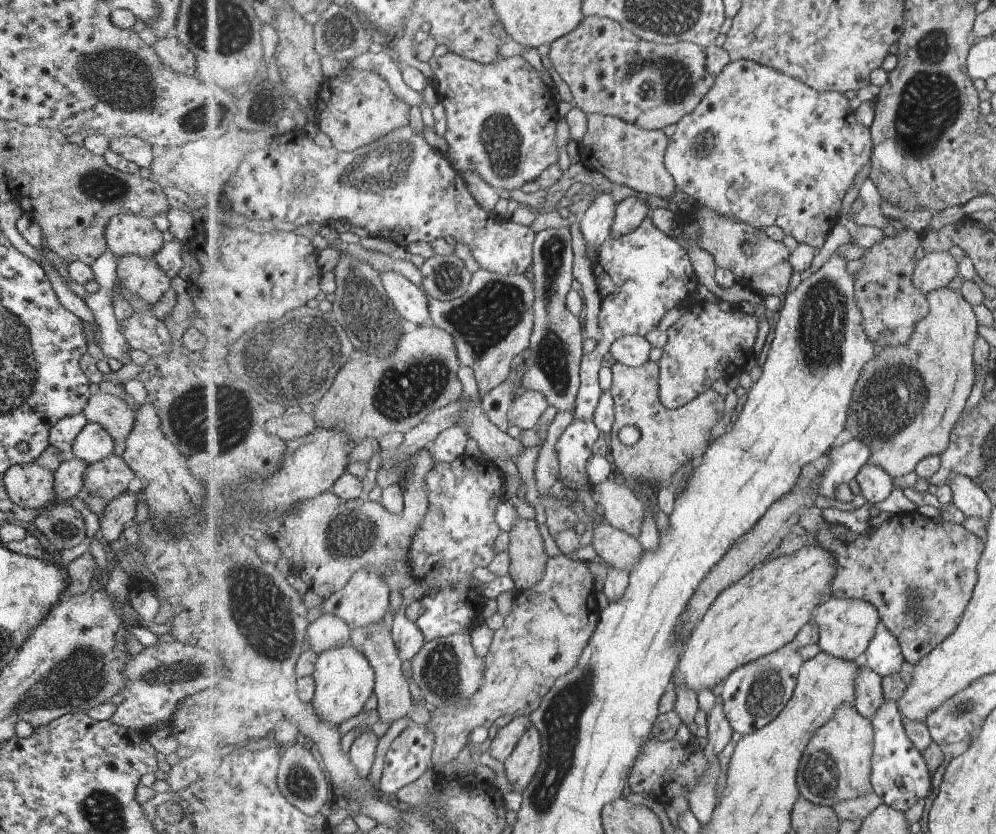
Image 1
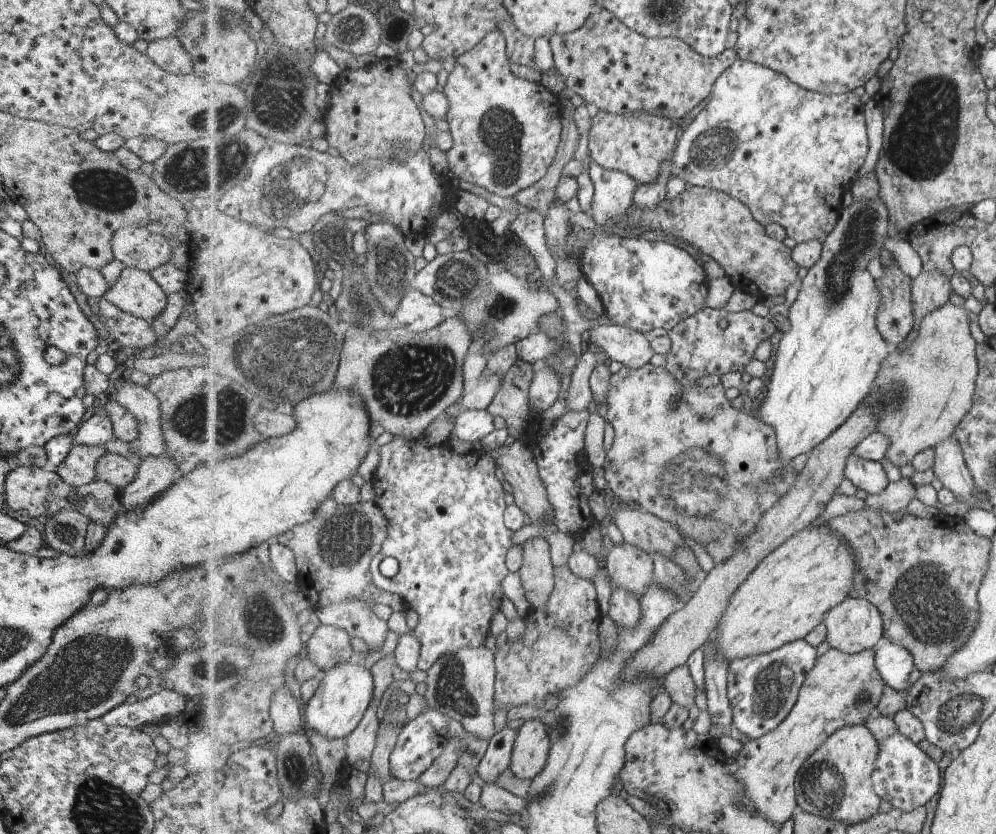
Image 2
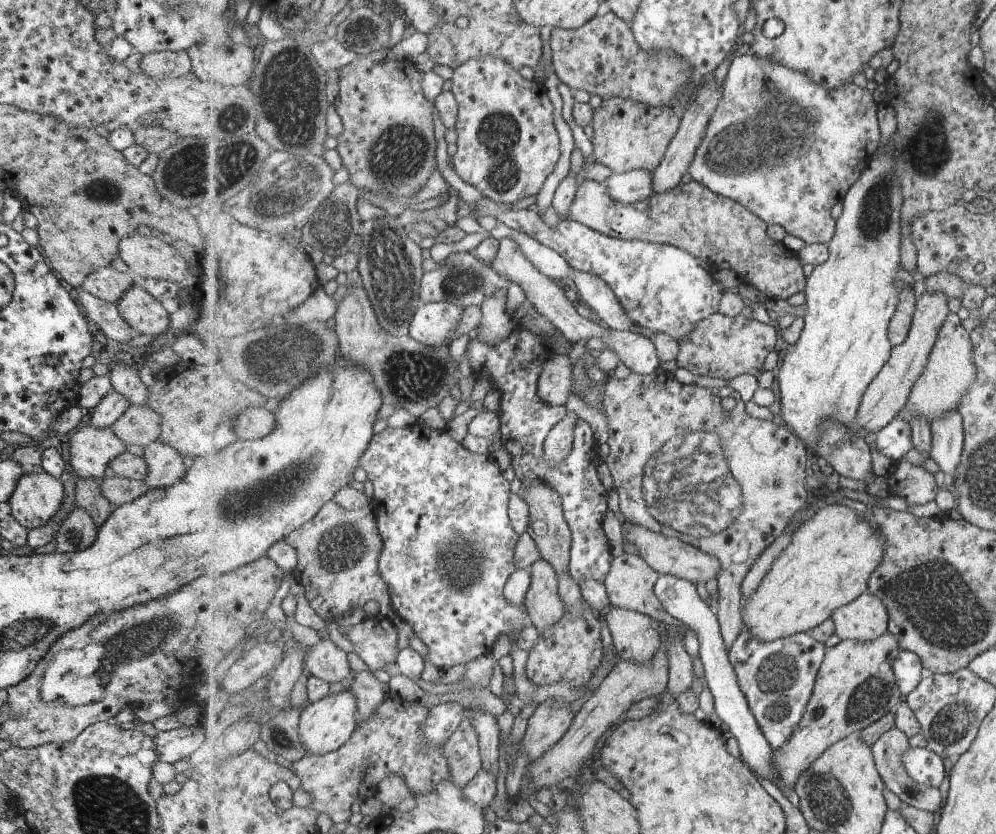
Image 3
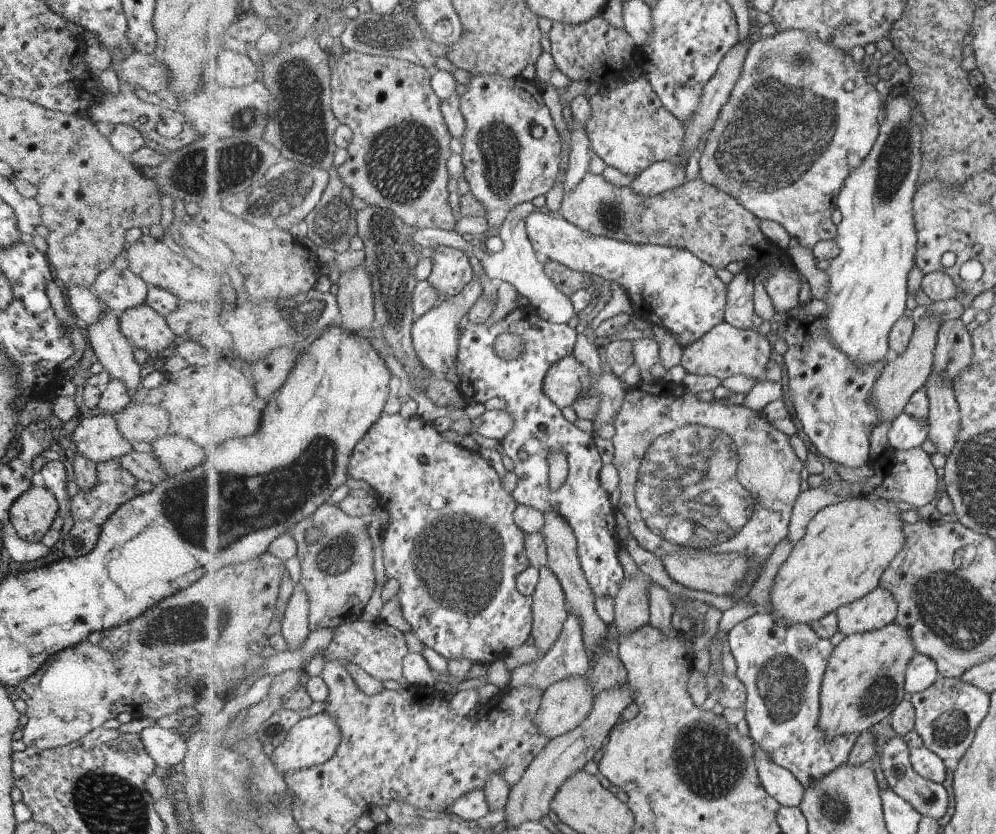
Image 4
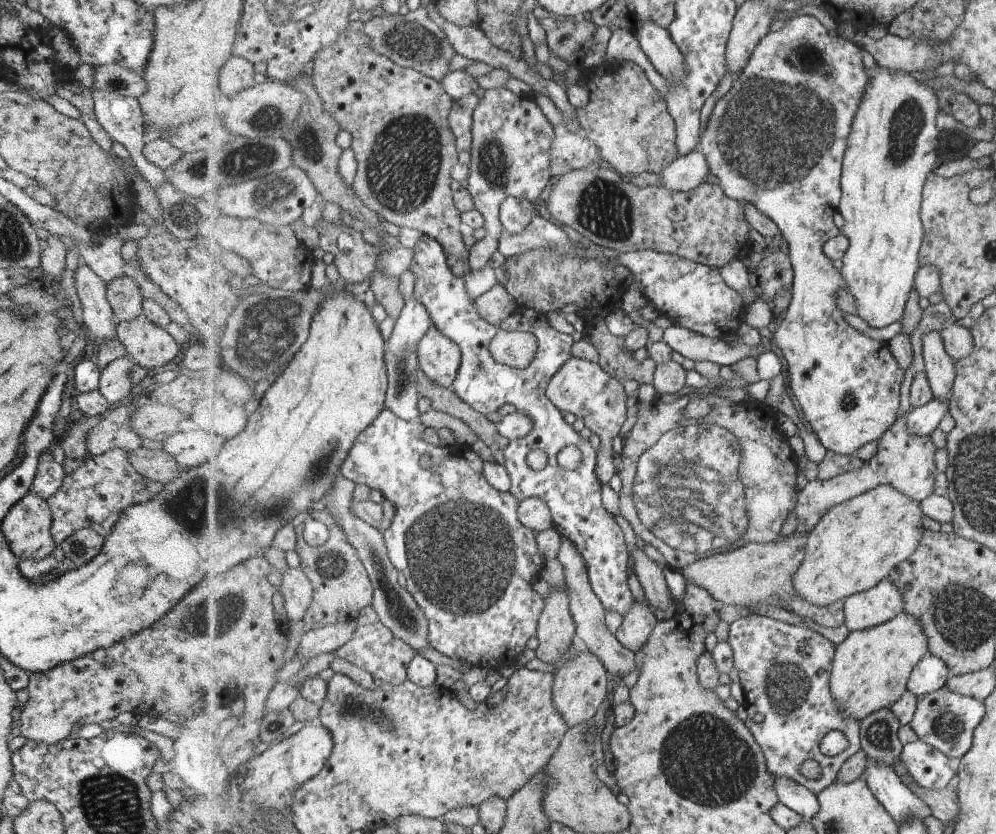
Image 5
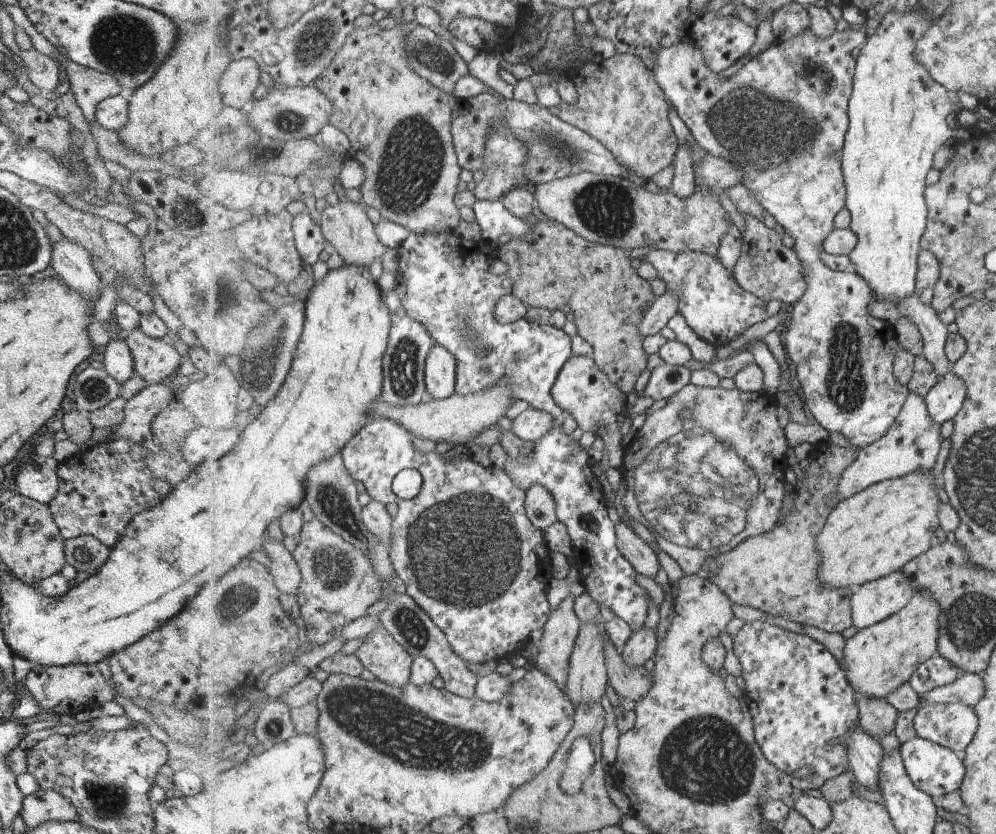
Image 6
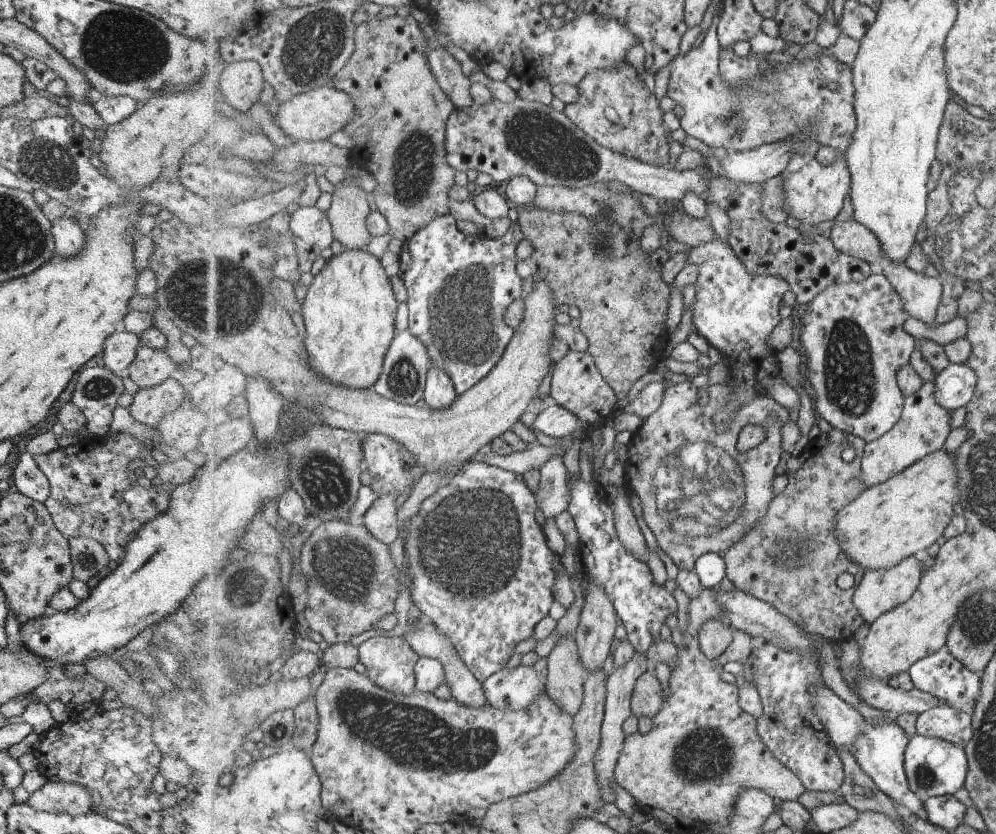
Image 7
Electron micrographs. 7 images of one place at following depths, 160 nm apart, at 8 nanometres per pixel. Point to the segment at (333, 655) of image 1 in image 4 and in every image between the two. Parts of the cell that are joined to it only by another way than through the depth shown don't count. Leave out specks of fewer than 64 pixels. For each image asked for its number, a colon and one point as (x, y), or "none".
2: (335, 711)
3: (326, 726)
4: (315, 740)

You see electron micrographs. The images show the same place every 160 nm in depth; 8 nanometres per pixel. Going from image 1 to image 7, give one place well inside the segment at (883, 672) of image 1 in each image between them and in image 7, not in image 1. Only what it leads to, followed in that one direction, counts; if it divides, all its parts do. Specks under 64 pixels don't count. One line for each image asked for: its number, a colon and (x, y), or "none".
2: (895, 663)
3: (909, 668)
4: (923, 672)
5: (932, 674)
6: (939, 671)
7: (941, 674)

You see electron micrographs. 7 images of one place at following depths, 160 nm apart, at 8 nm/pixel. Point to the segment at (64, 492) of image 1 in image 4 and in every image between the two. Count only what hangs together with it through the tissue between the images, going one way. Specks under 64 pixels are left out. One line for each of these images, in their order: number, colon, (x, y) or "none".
2: (78, 467)
3: (91, 448)
4: (96, 438)

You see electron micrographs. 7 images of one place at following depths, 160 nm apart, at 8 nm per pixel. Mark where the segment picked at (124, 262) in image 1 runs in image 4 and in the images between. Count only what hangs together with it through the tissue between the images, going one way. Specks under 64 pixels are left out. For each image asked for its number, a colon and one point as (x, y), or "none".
2: (134, 292)
3: (139, 310)
4: (148, 331)

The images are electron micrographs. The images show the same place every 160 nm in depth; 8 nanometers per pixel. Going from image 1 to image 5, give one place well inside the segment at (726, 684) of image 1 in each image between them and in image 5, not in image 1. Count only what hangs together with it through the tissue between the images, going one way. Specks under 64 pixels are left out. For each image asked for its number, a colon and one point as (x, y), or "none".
2: (763, 689)
3: (778, 677)
4: (783, 666)
5: (785, 670)

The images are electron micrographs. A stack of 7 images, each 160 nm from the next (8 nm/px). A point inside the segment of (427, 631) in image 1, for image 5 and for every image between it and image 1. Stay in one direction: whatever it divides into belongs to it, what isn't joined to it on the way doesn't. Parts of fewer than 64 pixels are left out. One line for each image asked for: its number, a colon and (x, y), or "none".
2: (448, 533)
3: (449, 547)
4: (452, 543)
5: (469, 562)

